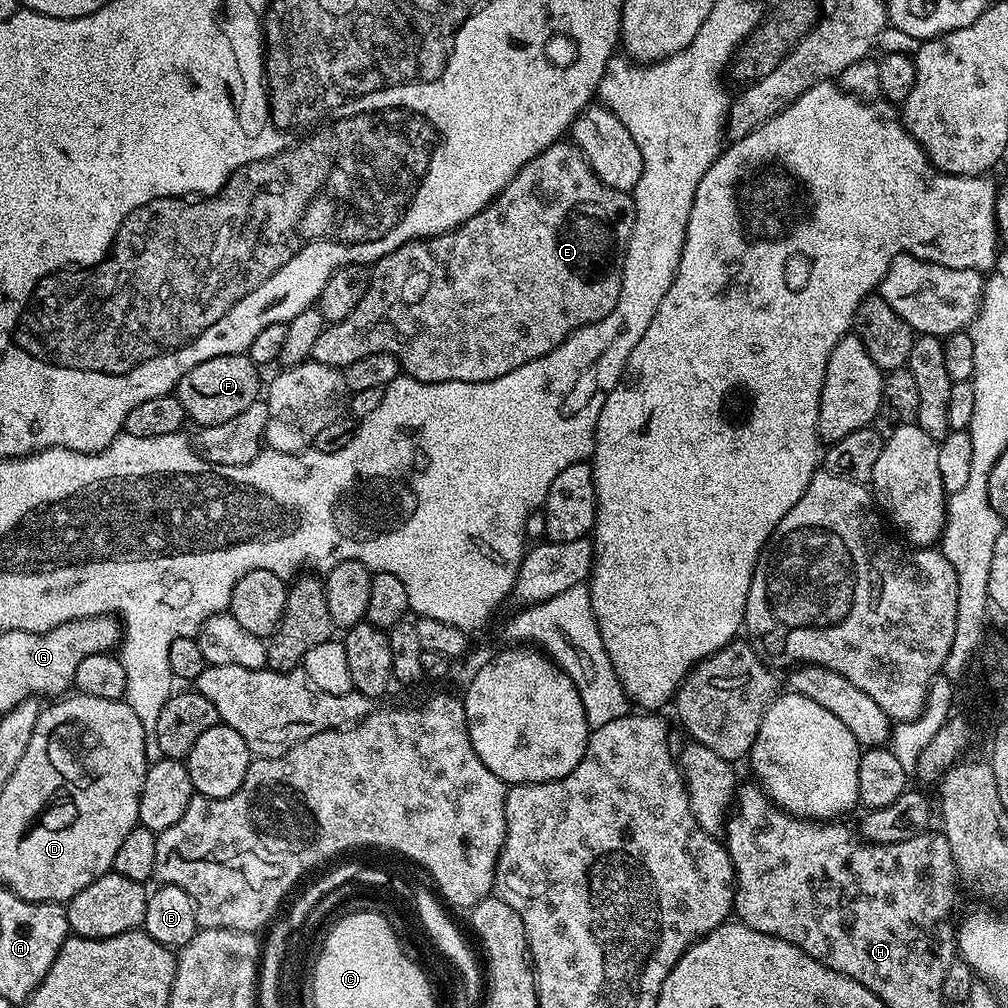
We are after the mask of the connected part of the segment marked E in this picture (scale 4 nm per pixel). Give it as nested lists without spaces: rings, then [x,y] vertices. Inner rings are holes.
[[[571,142],[551,144],[546,150],[542,150],[542,154],[530,158],[530,162],[526,162],[526,166],[522,166],[522,170],[514,174],[511,182],[481,212],[474,214],[474,218],[462,222],[457,228],[440,236],[406,242],[398,246],[398,250],[375,261],[370,268],[372,273],[370,286],[366,290],[366,295],[362,297],[362,302],[358,302],[358,306],[354,306],[354,310],[342,322],[324,327],[322,334],[318,334],[318,342],[314,342],[311,359],[322,366],[345,370],[367,355],[385,352],[397,359],[403,375],[413,376],[415,380],[421,380],[424,384],[486,382],[502,374],[510,374],[510,370],[518,370],[518,366],[526,366],[526,362],[534,362],[534,358],[550,354],[550,350],[557,348],[567,336],[606,318],[606,314],[610,314],[610,310],[618,306],[618,294],[622,290],[624,277],[624,255],[632,237],[635,217],[636,211],[632,205],[631,195],[614,190],[601,182],[586,162],[586,158],[576,149],[575,144]]]

